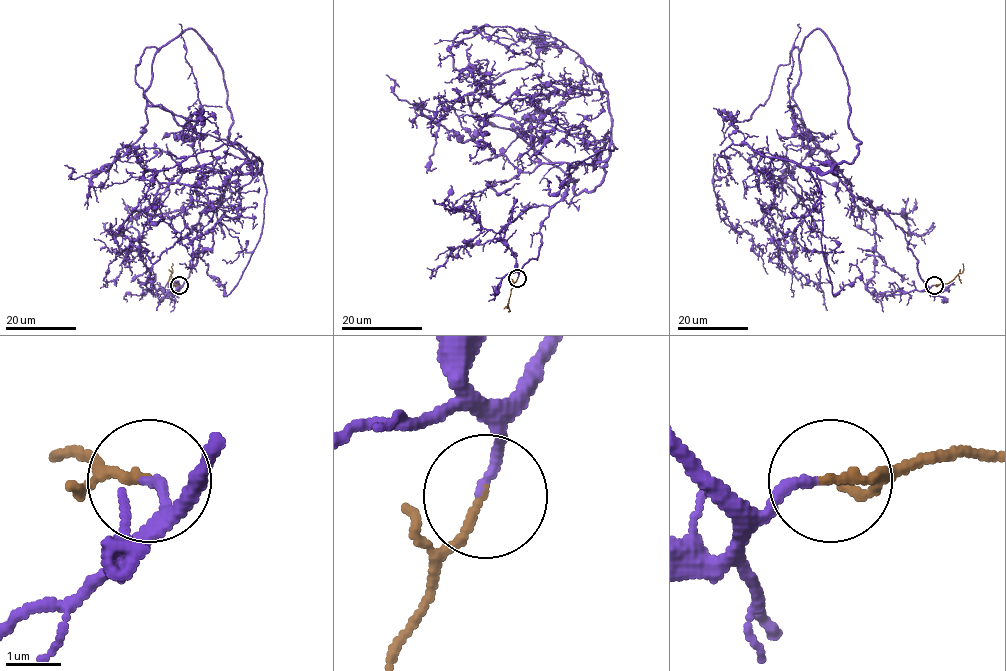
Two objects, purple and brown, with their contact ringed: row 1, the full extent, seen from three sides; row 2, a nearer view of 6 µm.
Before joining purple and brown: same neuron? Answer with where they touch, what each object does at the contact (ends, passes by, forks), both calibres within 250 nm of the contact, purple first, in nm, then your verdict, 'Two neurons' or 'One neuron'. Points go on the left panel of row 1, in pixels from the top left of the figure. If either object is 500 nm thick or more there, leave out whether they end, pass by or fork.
Place: (179, 285). At the ring purple ends. At the ring brown ends. Thickness 150 nm (purple) against 160 nm. One neuron

